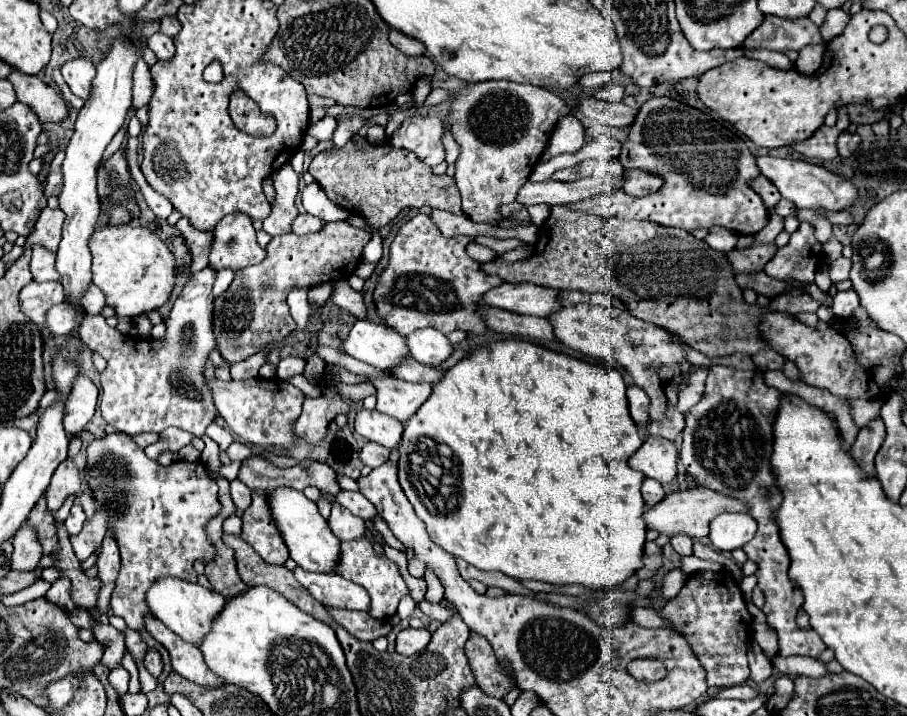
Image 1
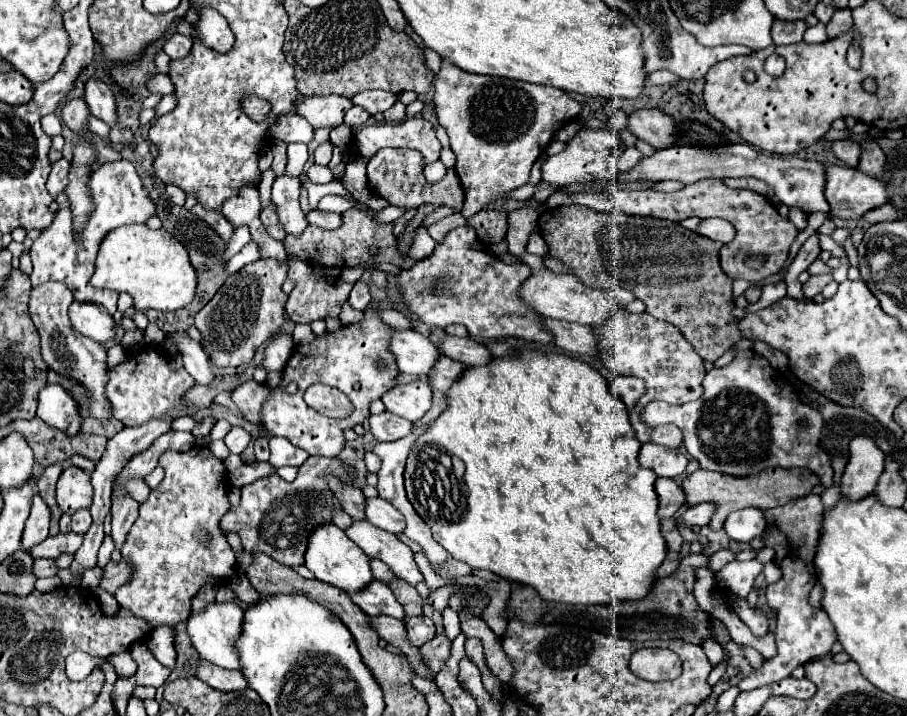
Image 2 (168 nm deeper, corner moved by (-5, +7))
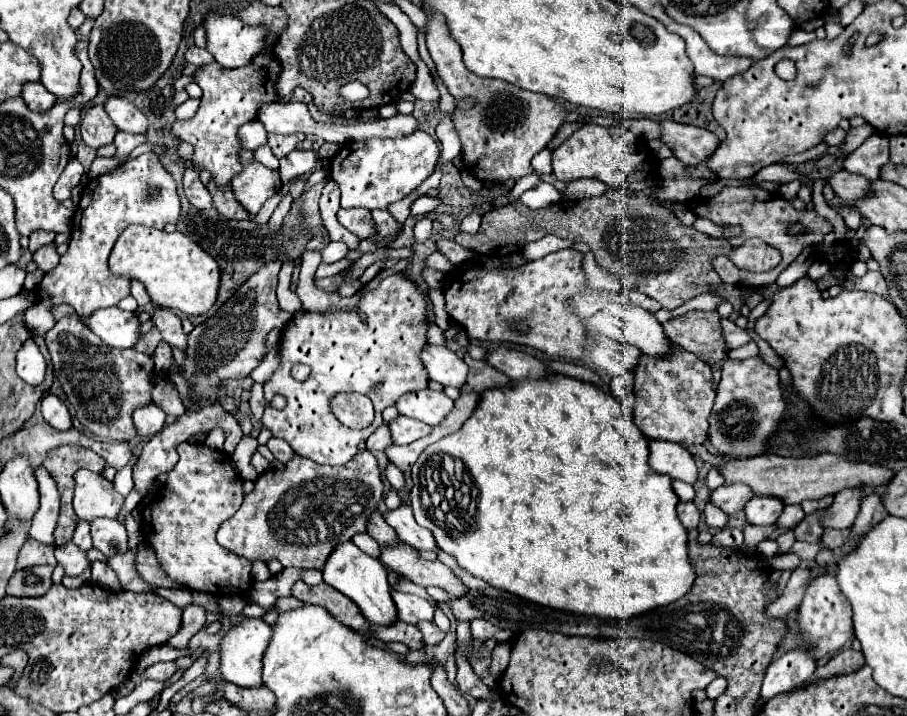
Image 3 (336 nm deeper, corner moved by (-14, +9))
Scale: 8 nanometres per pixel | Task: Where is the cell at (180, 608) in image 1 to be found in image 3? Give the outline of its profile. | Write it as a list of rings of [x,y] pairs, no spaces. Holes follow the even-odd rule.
[[[246,619],[244,623],[232,627],[222,643],[222,677],[238,687],[244,689],[252,689],[252,687],[262,687],[262,657],[264,651],[268,649],[268,643],[272,639],[272,629],[268,623],[264,623],[262,619]]]

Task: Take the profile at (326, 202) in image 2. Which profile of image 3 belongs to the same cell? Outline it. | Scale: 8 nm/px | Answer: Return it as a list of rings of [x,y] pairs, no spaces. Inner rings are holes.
[[[422,129],[414,135],[398,139],[370,139],[344,143],[330,161],[330,177],[338,183],[342,193],[342,207],[386,209],[390,203],[404,199],[424,179],[428,179],[440,155],[438,143]]]

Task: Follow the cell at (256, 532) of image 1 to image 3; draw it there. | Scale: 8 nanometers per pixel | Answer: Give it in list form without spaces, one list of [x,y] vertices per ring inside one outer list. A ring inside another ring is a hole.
[[[358,451],[346,465],[318,465],[300,455],[294,455],[282,469],[266,469],[258,475],[256,487],[252,493],[244,495],[240,509],[220,525],[218,545],[246,557],[250,561],[272,561],[278,559],[284,567],[298,569],[324,569],[330,553],[344,541],[350,541],[356,533],[366,533],[366,523],[370,511],[378,509],[378,503],[384,497],[384,483],[380,477],[378,461],[370,451]]]

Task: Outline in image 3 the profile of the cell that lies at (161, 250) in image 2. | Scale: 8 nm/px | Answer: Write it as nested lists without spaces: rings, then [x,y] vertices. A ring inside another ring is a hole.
[[[130,225],[110,253],[110,269],[114,273],[128,273],[130,279],[140,279],[154,305],[178,309],[192,317],[204,315],[216,303],[220,289],[220,267],[216,259],[178,231],[166,233]]]

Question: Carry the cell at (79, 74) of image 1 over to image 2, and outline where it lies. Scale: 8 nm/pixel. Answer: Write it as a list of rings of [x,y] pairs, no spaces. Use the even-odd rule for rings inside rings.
[[[97,77],[87,79],[83,99],[85,99],[89,111],[97,119],[105,121],[109,127],[115,123],[115,97],[105,81],[101,81]]]

